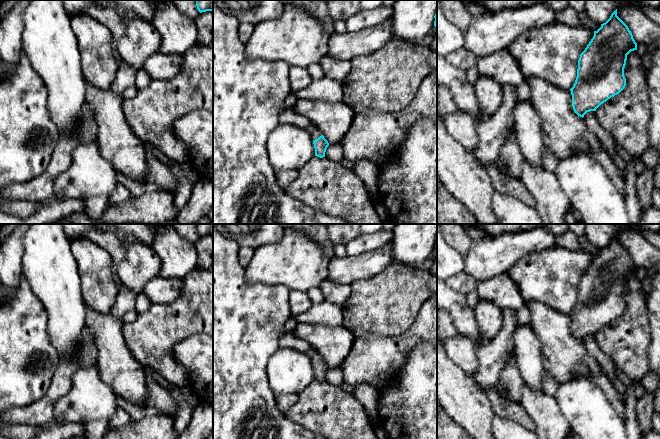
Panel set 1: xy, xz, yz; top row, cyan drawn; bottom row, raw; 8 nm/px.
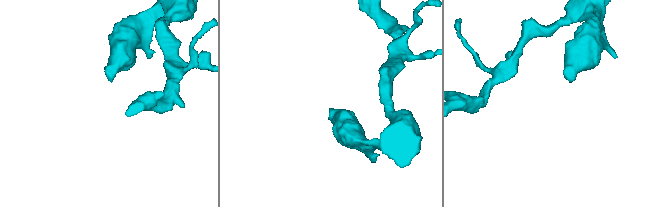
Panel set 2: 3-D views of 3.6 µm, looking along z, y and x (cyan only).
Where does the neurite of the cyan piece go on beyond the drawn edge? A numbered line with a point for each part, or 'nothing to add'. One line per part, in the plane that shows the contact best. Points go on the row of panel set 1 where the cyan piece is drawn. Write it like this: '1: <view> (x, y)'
1: xz (288, 116)

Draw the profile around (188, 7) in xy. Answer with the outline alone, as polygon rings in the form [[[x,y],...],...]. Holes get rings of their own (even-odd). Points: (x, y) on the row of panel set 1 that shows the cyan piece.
[[[171,0],[187,17],[196,19],[200,12],[196,6],[196,0]]]

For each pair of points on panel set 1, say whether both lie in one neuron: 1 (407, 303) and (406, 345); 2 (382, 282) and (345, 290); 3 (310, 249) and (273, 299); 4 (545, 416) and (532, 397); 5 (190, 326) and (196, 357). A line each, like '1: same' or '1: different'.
1: different
2: different
3: different
4: same
5: different

